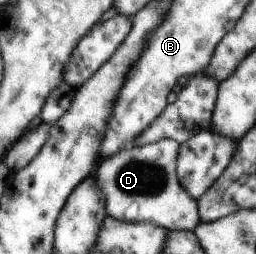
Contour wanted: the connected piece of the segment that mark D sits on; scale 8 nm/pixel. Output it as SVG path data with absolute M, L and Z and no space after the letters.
M162 139L155 143L148 143L143 147L133 147L121 151L109 159L105 159L95 173L97 187L105 195L105 211L109 217L117 221L151 222L168 230L192 231L197 229L200 222L198 203L181 187L176 172L179 146L174 139Z

